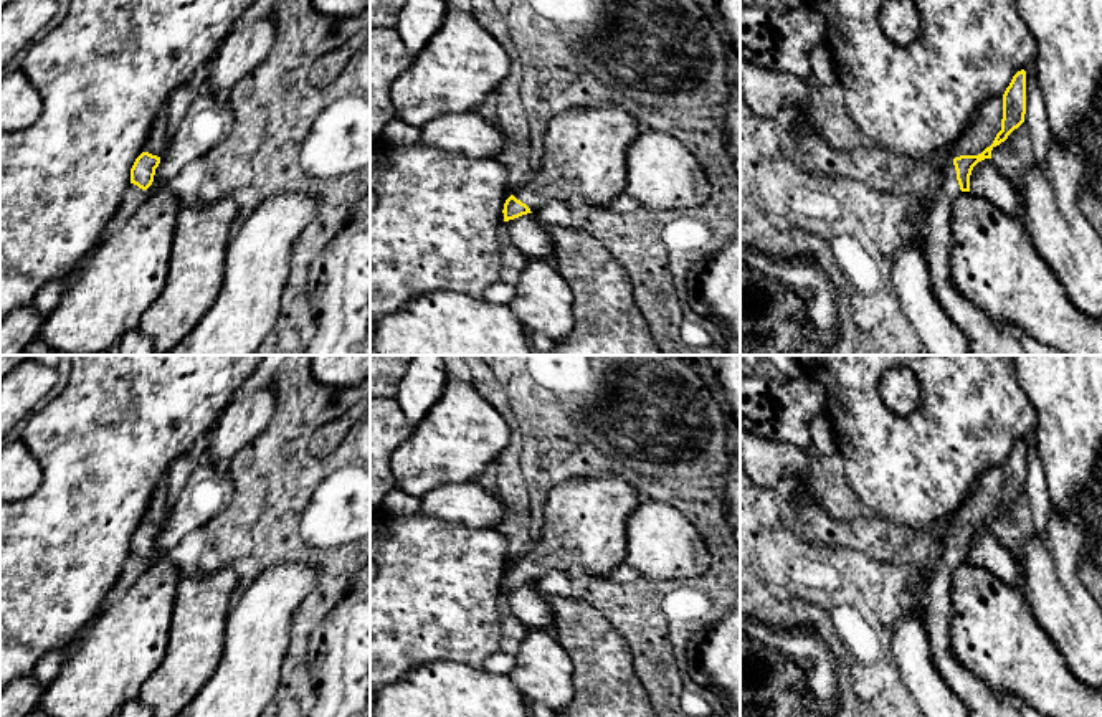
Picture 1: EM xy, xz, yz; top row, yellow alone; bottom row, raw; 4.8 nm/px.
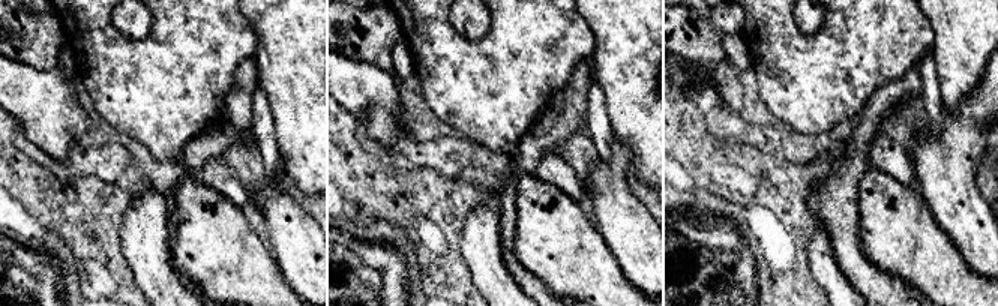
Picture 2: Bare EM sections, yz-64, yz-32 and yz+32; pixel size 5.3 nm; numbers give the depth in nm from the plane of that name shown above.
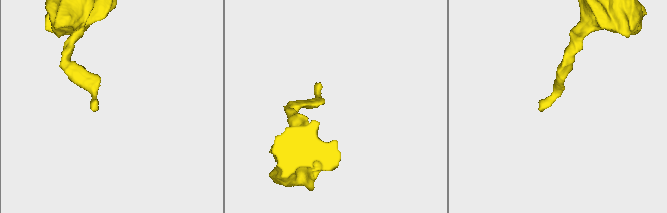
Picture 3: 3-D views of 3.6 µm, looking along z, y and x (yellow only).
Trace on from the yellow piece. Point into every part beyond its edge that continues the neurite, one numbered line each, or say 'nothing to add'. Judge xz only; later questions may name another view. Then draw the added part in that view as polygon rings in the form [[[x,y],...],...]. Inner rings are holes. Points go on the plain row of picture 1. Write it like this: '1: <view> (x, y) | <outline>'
1: xz (584, 529) | [[[623,474],[562,481],[547,494],[540,539],[512,565],[532,583],[550,572],[610,577],[625,562],[626,522],[639,504]]]

